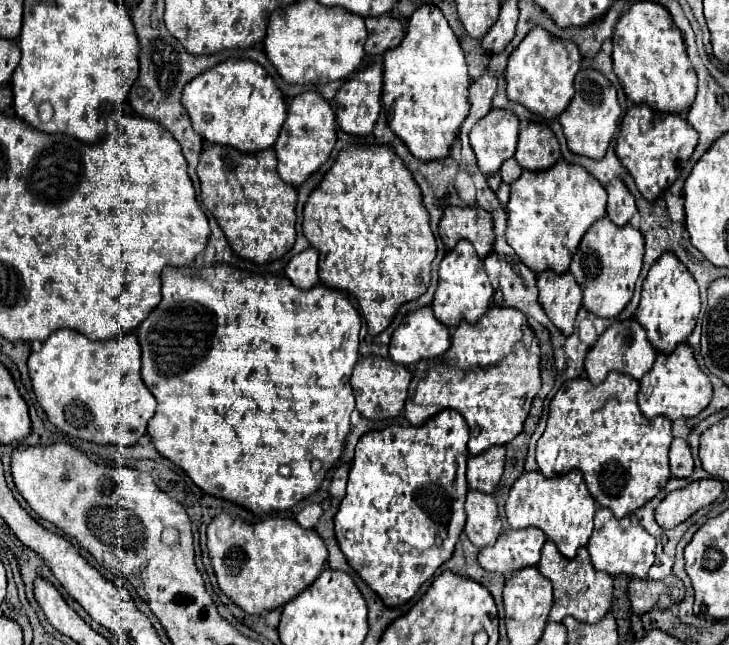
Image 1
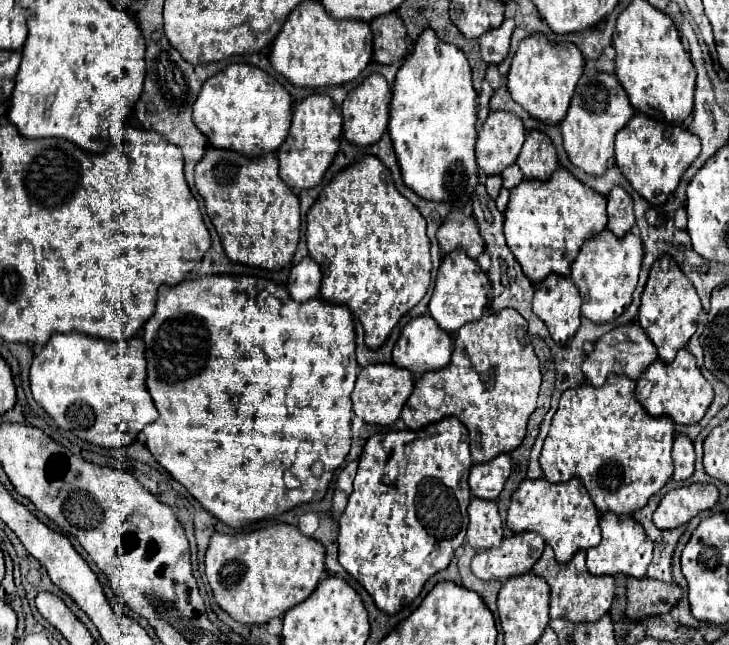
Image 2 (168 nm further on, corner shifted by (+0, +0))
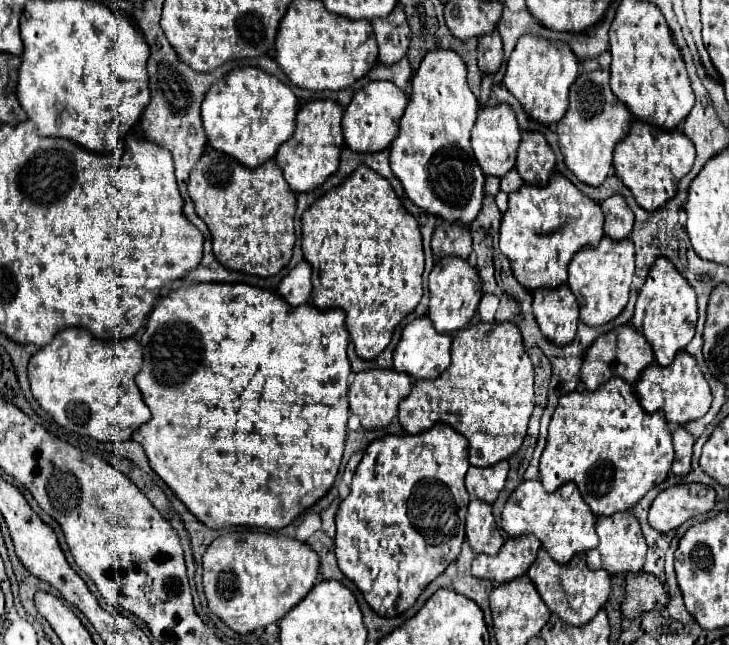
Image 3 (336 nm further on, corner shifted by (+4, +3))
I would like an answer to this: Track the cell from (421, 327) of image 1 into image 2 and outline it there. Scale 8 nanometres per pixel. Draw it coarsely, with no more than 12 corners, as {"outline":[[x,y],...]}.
{"outline":[[430,315],[406,323],[392,359],[412,373],[450,363],[450,333]]}

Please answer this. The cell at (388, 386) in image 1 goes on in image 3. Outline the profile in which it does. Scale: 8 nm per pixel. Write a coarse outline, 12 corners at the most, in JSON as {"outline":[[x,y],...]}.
{"outline":[[396,370],[354,376],[350,410],[368,430],[386,428],[412,390]]}

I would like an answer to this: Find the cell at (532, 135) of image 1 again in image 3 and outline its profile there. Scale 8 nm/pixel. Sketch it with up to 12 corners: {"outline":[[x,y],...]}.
{"outline":[[522,132],[516,170],[548,184],[554,152],[540,132]]}

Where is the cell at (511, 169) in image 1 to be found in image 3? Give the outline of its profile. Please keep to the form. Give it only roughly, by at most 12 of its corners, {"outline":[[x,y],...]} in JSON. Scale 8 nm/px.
{"outline":[[512,168],[500,178],[500,188],[510,194],[518,190],[524,180]]}

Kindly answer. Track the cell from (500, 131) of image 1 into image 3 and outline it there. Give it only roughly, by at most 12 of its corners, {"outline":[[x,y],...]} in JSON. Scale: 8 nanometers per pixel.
{"outline":[[508,104],[486,108],[472,128],[482,172],[514,168],[520,128]]}

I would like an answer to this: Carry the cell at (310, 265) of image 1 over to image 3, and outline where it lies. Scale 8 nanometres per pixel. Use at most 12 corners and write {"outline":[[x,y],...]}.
{"outline":[[304,260],[280,282],[290,306],[310,302],[312,268]]}

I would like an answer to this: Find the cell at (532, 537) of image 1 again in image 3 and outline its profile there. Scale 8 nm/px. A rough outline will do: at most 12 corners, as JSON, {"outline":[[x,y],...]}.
{"outline":[[534,534],[508,538],[496,556],[478,554],[472,574],[494,584],[524,576]]}

